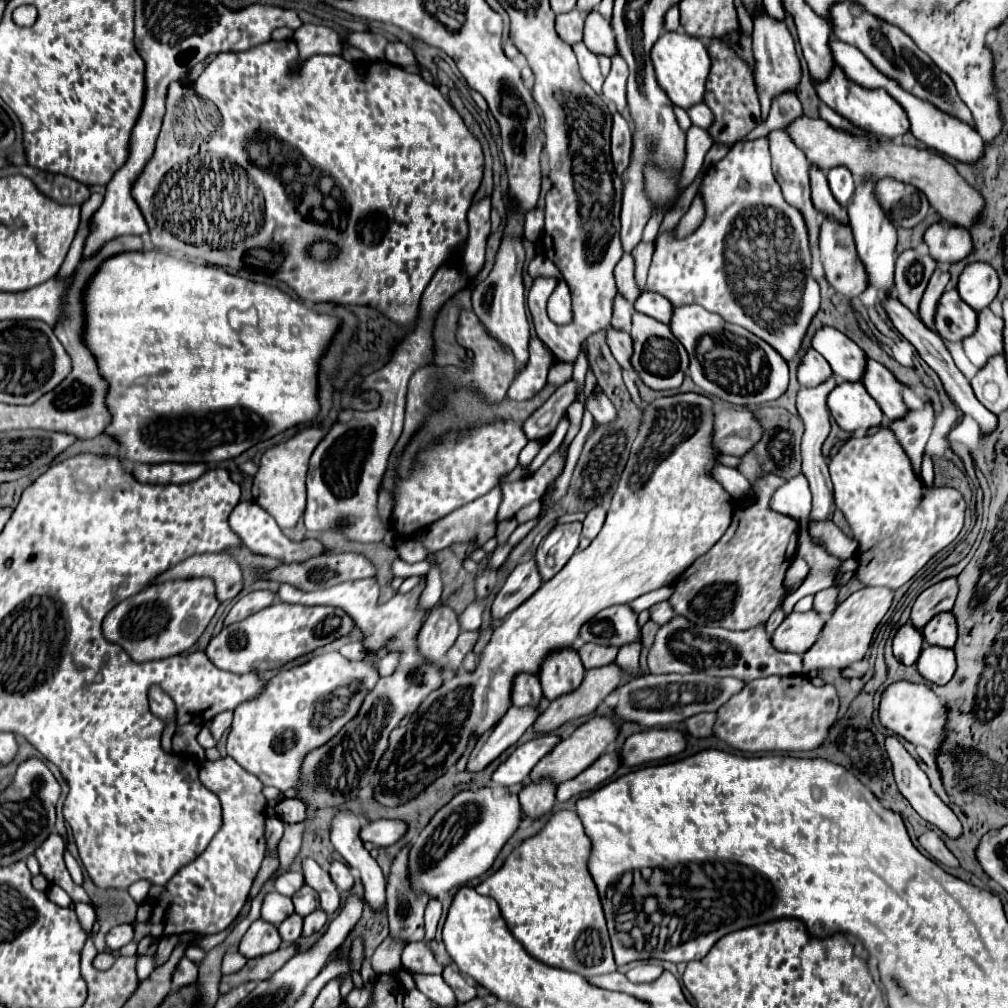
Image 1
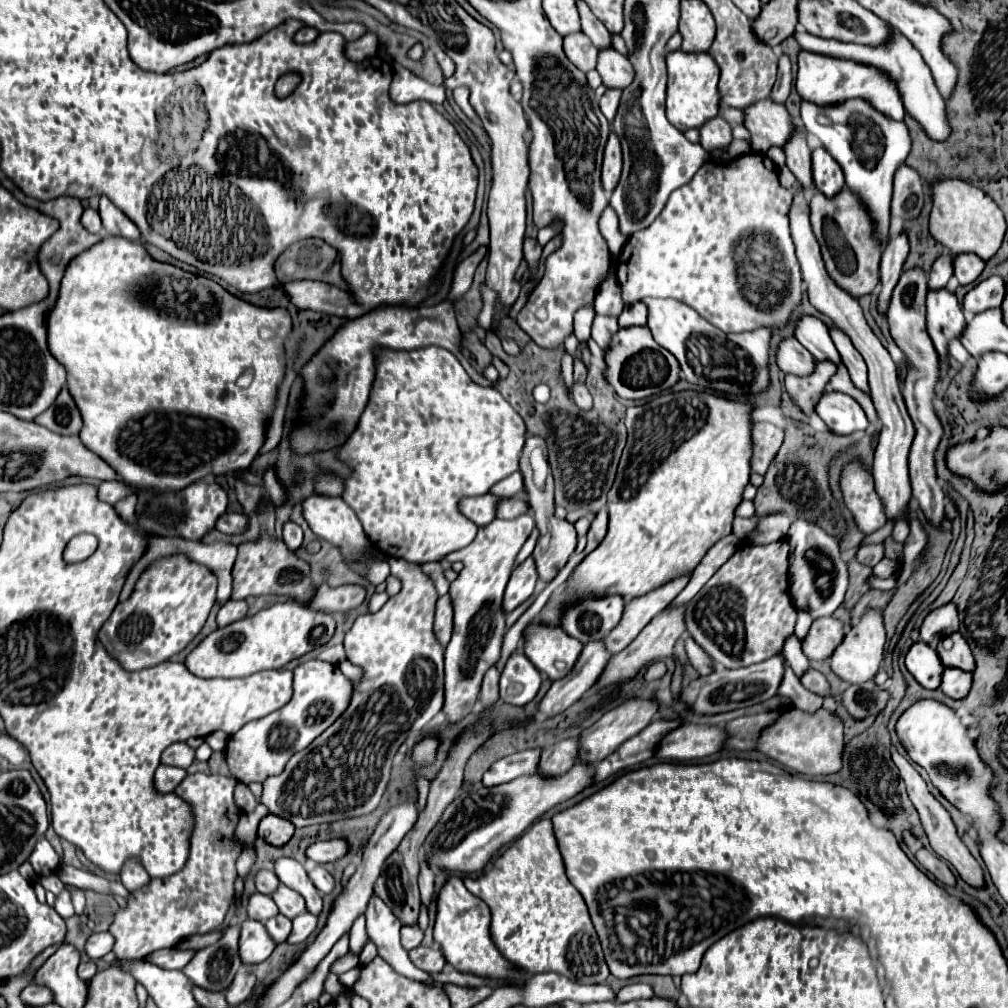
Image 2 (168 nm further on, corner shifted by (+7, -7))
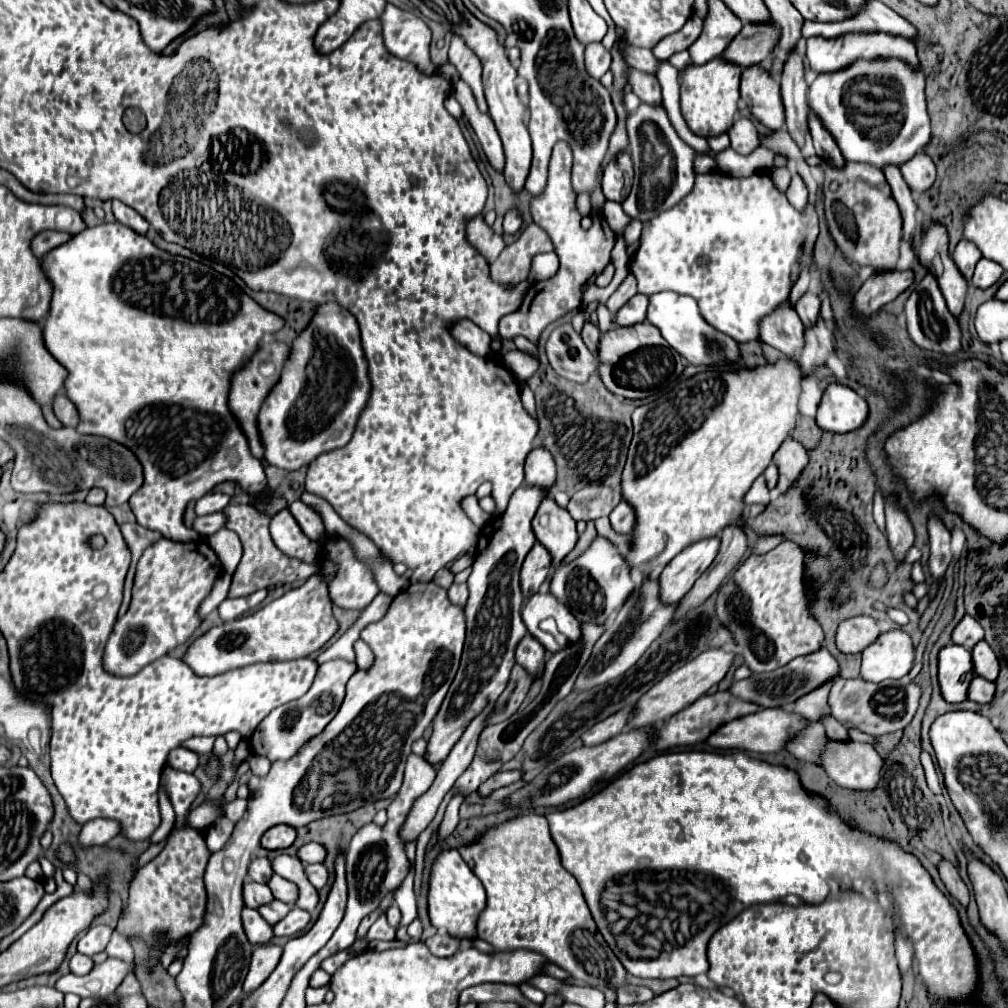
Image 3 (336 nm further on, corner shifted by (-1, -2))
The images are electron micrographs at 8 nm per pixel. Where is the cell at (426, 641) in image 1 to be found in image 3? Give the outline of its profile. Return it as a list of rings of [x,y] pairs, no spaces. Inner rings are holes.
[[[466,583],[462,585],[452,585],[448,589],[448,599],[458,605],[458,607],[464,607],[466,605],[466,599],[468,599],[468,589],[466,589]]]

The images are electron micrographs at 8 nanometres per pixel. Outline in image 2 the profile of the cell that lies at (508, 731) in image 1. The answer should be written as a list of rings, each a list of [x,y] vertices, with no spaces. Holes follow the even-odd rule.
[[[604,640],[584,644],[584,650],[570,674],[566,674],[564,678],[556,680],[554,686],[550,686],[540,710],[546,716],[554,716],[578,702],[586,692],[590,692],[596,686],[612,656],[614,654],[606,650]]]

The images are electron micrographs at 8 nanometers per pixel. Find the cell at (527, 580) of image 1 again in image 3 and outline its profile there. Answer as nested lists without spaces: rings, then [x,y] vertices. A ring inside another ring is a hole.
[[[536,543],[526,555],[526,561],[520,571],[520,587],[524,597],[532,597],[534,593],[538,593],[538,587],[550,573],[550,565],[552,565],[550,553],[546,551],[546,547]]]

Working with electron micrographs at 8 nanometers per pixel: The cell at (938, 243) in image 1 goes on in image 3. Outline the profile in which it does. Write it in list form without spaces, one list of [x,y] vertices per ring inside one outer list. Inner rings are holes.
[[[980,259],[978,263],[976,263],[976,269],[974,269],[974,275],[972,275],[972,285],[974,287],[990,287],[990,285],[994,285],[996,281],[998,281],[998,277],[1002,275],[1002,267],[998,265],[998,263],[994,263],[994,261],[988,261],[988,259]]]

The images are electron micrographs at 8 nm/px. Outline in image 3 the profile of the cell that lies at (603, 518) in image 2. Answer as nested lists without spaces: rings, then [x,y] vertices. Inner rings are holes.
[[[620,501],[616,509],[610,513],[610,525],[614,527],[616,533],[630,533],[634,527],[634,513],[632,507],[626,501]]]

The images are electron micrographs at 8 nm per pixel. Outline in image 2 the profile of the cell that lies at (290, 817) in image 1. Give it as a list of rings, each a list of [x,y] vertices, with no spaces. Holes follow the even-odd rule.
[[[274,814],[264,816],[258,826],[258,838],[262,838],[264,842],[268,842],[272,846],[286,844],[292,838],[292,834],[294,834],[294,826]]]

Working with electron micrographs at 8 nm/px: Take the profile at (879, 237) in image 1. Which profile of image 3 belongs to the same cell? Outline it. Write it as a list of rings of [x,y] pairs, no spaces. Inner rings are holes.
[[[898,59],[856,61],[844,71],[818,75],[808,89],[808,105],[810,105],[810,111],[822,121],[822,125],[834,137],[846,161],[868,163],[878,169],[886,169],[888,165],[900,167],[902,163],[910,161],[916,153],[920,153],[930,141],[930,119],[928,119],[926,101],[924,101],[924,75],[920,69],[912,71],[906,63]],[[862,79],[870,83],[882,83],[886,89],[898,89],[894,99],[884,99],[884,101],[898,101],[900,113],[864,115],[856,107],[856,95],[862,95],[870,101],[876,101],[876,99],[862,93],[864,89],[852,85]]]

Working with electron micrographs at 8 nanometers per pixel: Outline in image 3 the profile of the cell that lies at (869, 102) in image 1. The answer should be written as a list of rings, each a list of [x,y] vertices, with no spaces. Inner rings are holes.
[[[852,33],[852,35],[838,37],[838,39],[812,37],[808,39],[806,57],[814,73],[832,73],[838,69],[846,69],[846,65],[852,65],[854,61],[858,61],[858,57],[898,57],[900,61],[906,61],[906,65],[920,65],[912,41],[886,35],[886,33]]]

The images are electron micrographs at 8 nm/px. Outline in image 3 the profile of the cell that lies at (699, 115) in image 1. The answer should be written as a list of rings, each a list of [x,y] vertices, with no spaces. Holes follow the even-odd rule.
[[[740,117],[732,123],[732,127],[728,129],[728,137],[730,137],[730,147],[742,155],[754,151],[760,145],[758,131],[754,123],[746,117]]]

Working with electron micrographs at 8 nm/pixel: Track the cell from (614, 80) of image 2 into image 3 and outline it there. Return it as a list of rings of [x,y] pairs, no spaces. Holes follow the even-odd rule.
[[[630,67],[630,89],[646,103],[662,103],[660,85],[658,85],[656,75],[652,73],[644,73]]]

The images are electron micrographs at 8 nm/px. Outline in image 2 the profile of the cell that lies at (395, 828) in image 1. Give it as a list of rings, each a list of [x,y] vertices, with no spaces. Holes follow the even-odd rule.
[[[326,840],[326,842],[314,842],[306,848],[306,858],[310,858],[316,864],[328,864],[344,856],[348,850],[346,840]]]

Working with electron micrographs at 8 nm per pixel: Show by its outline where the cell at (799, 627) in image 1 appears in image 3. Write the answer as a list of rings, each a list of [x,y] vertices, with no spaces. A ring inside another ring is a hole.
[[[858,615],[838,625],[836,645],[842,653],[860,653],[878,635],[880,635],[880,629],[876,627],[876,621],[868,615]]]

